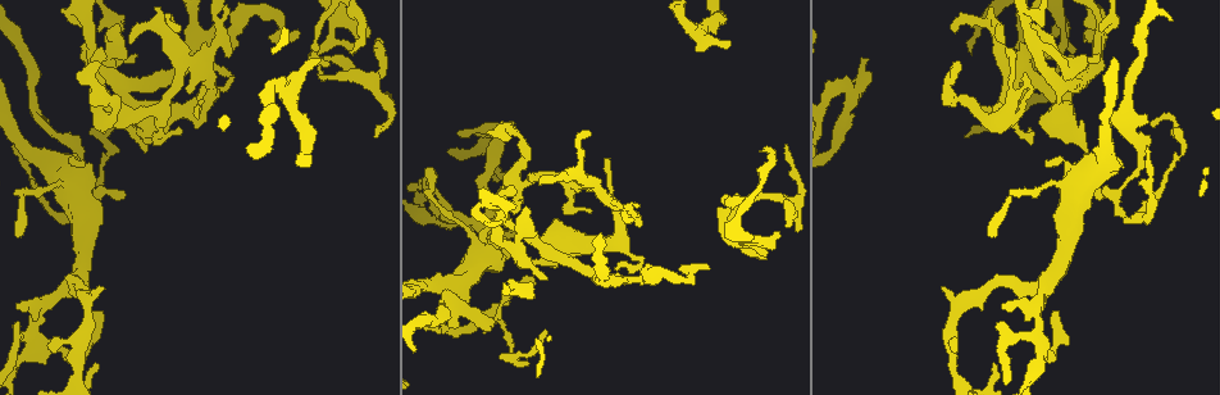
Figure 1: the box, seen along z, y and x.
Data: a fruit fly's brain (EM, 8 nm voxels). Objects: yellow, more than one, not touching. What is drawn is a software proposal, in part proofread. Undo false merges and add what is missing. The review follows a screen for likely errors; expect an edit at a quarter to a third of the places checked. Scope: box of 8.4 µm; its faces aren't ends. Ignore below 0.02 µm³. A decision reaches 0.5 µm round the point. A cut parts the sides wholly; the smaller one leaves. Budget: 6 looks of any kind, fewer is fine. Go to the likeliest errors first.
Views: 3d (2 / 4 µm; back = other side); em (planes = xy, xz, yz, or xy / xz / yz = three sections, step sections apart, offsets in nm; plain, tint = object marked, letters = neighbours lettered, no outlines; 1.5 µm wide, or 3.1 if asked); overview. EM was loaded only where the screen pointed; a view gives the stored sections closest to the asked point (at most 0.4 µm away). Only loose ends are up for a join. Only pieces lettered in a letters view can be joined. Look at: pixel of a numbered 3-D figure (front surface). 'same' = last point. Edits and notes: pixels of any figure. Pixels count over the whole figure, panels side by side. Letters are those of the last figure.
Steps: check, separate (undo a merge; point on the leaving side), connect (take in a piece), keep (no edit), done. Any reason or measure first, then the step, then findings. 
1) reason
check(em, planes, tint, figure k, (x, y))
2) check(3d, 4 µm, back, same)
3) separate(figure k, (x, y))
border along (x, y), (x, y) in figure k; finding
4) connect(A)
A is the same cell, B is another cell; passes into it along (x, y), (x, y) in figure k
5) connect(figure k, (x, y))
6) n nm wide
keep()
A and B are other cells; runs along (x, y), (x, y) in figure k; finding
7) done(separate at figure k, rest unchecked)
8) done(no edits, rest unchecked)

tapers out
check(em, xz, step 4, tint, figure 1, (352, 55))

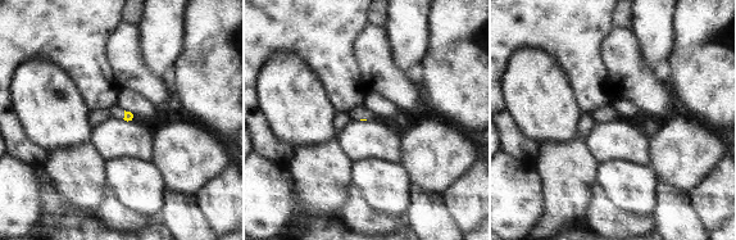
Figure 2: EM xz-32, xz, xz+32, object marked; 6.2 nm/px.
cut it another way
check(em, planes, letters, same)

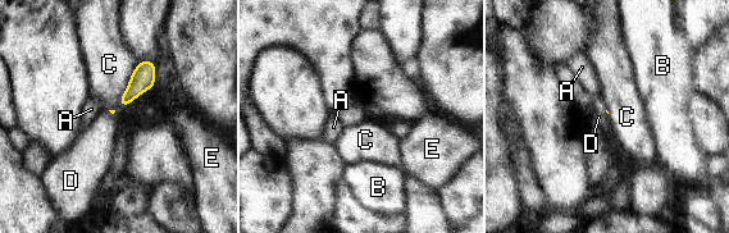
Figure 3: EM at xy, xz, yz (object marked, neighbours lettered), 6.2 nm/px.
C touches over 320 nm
connect(D)
D is the same cell, A, B, C and E are other cells; passes into it along (142, 78), (122, 106), (99, 136) in figure 3; it goes on there

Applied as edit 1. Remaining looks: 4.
free end
check(3d, 4 µm, figure 1, (180, 31))

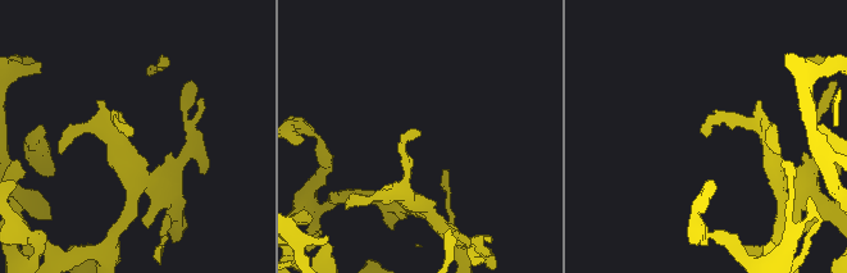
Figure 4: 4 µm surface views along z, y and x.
now the EM
check(em, yz, step 4, tint, figure 4, (707, 136))

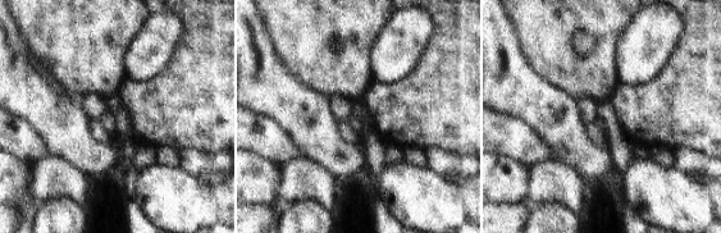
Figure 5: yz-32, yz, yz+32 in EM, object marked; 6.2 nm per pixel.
check(em, planes, letters, same)

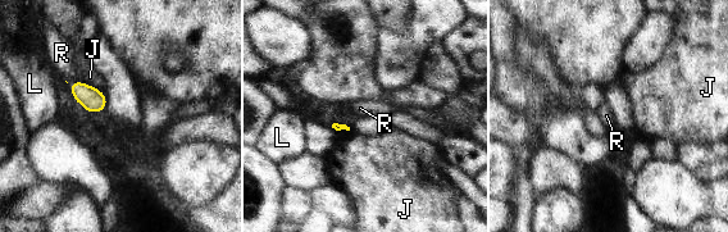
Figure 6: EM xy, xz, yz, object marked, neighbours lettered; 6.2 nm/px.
J touches over 140 nm
keep()
J, L and R are other cells; border along (83, 82), (101, 92) in figure 6; no lettered piece goes on from it

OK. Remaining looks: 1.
sharp bend
check(em, planes, letters, figure 1, (1062, 52))

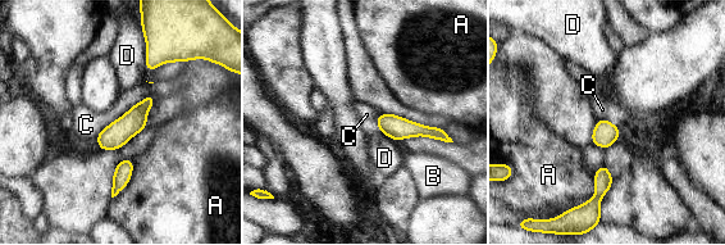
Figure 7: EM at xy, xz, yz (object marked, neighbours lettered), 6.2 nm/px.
160 nm wide
keep()
A, B, C and D are other cells; runs along (151, 99), (114, 136), (101, 145) in figure 7; all the same neuron

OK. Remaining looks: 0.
done(connect at figure 3, rest unchecked)

